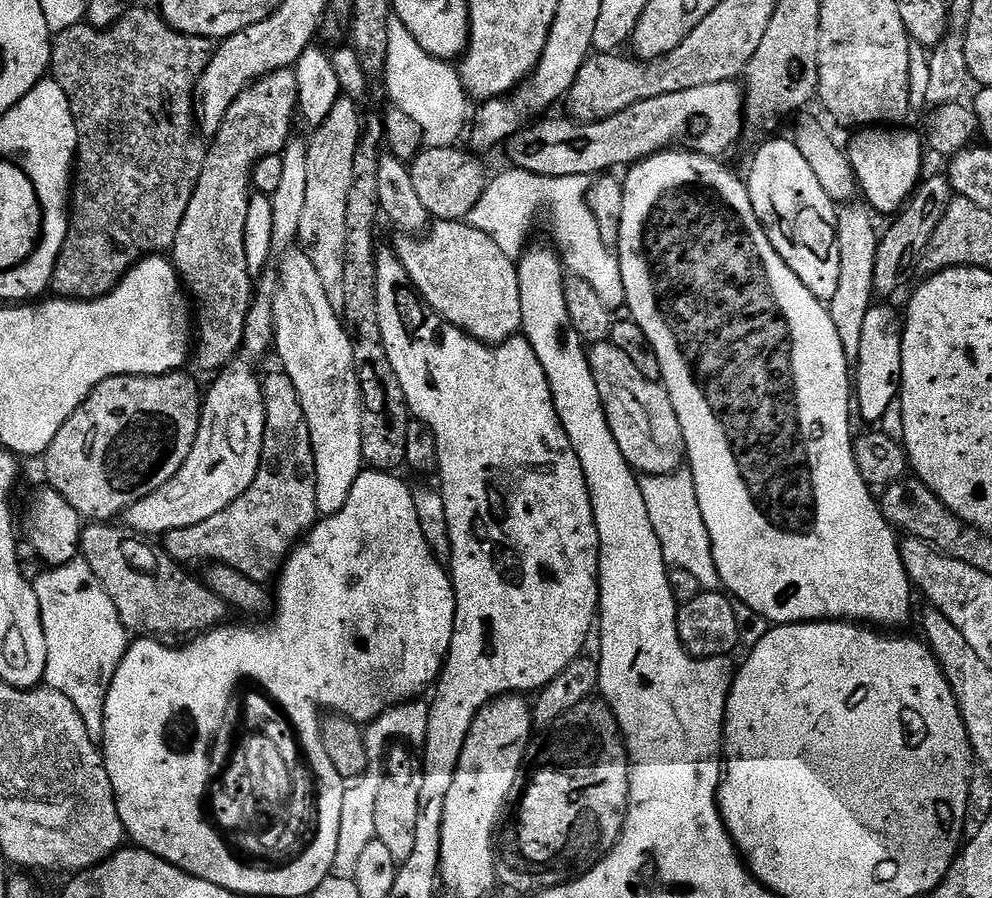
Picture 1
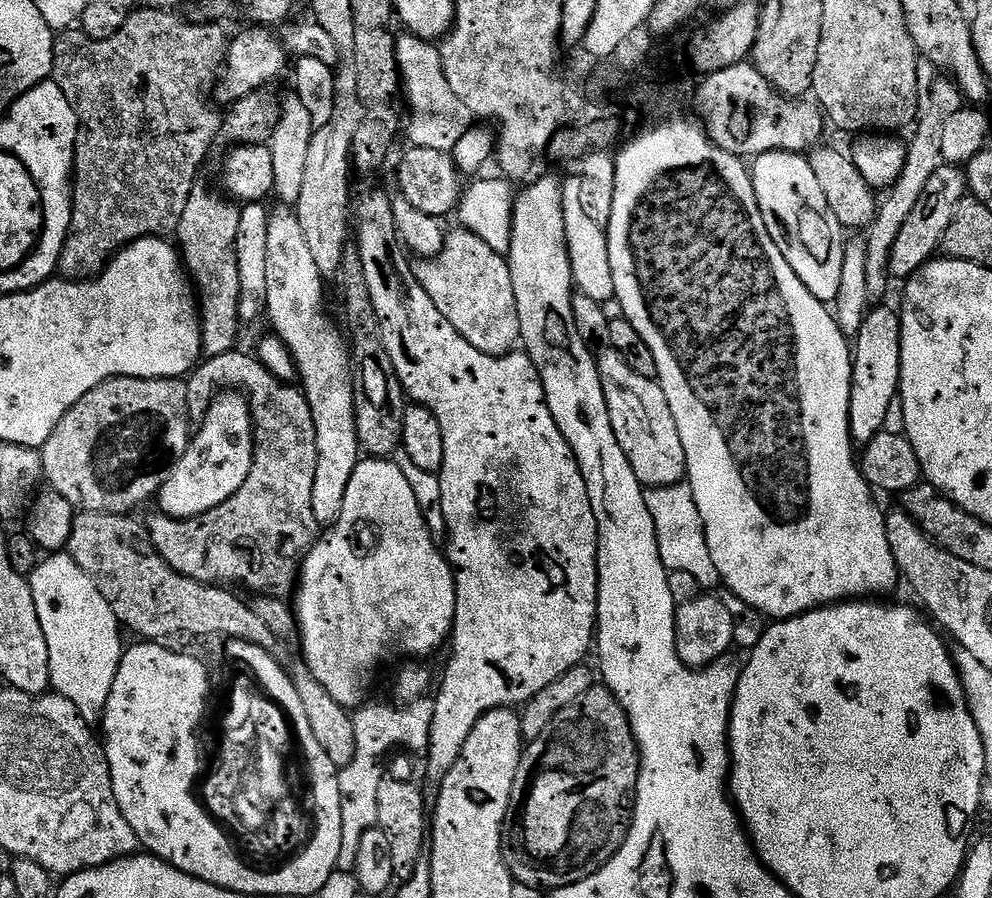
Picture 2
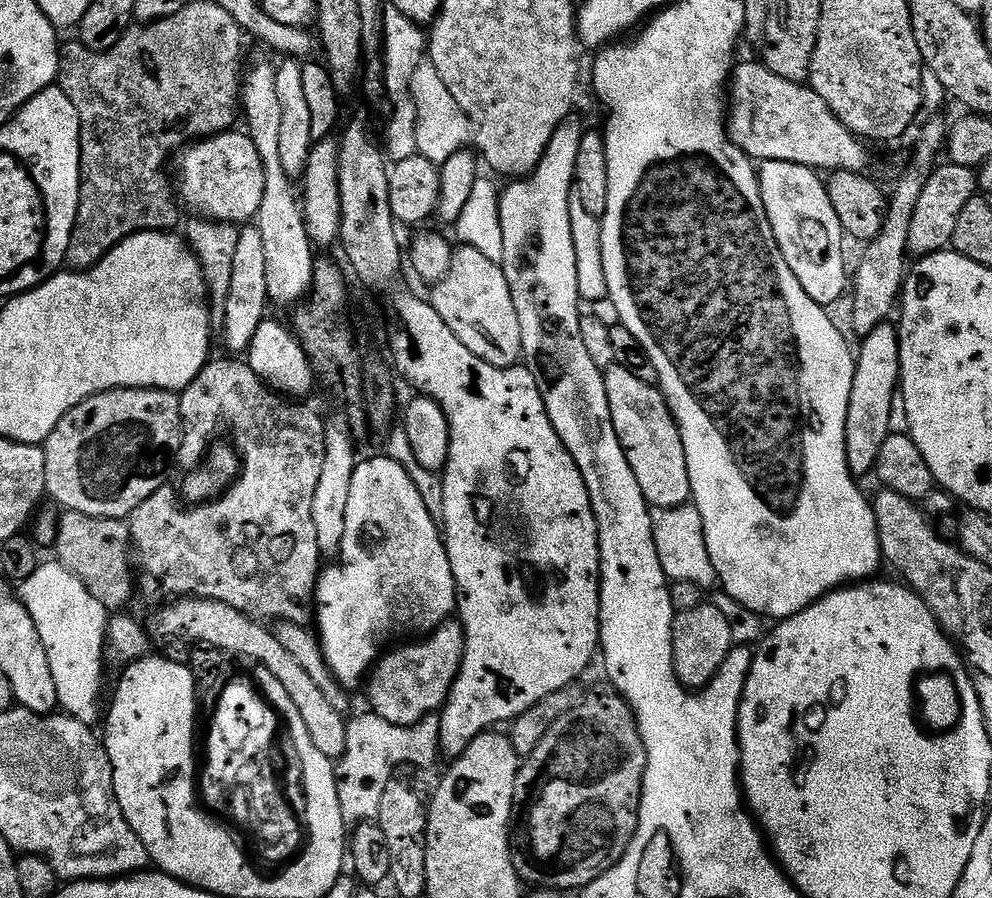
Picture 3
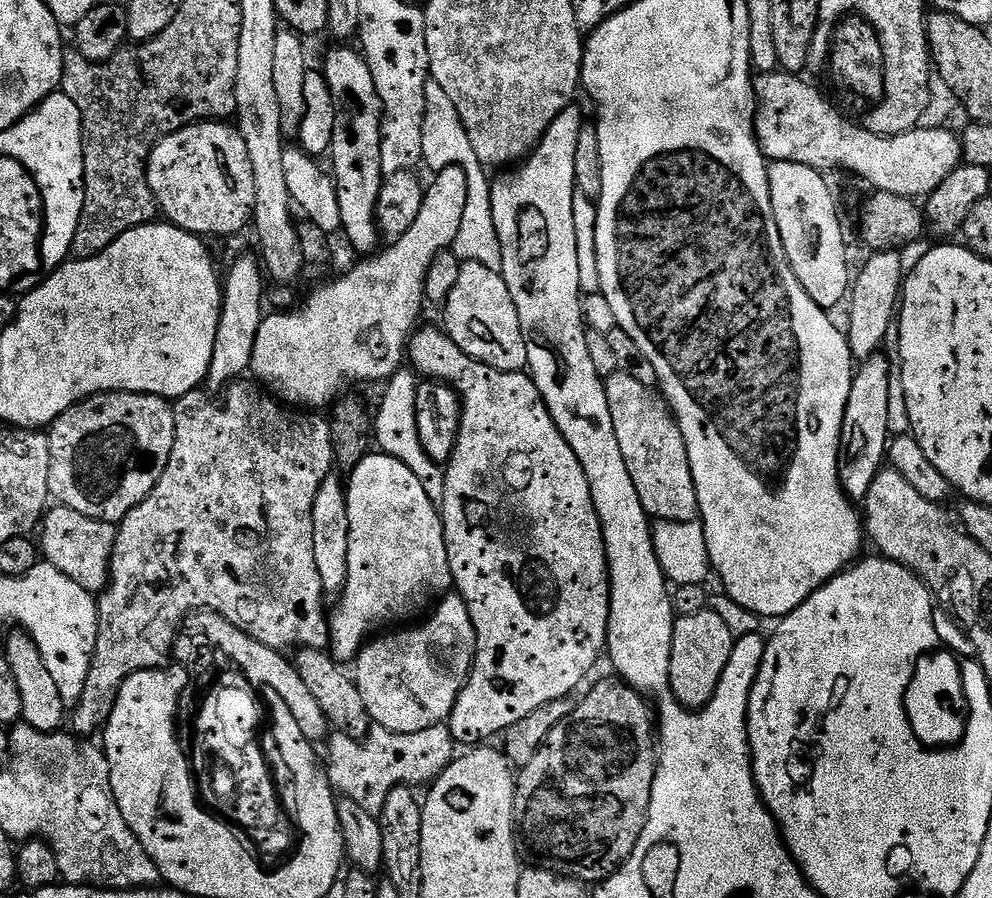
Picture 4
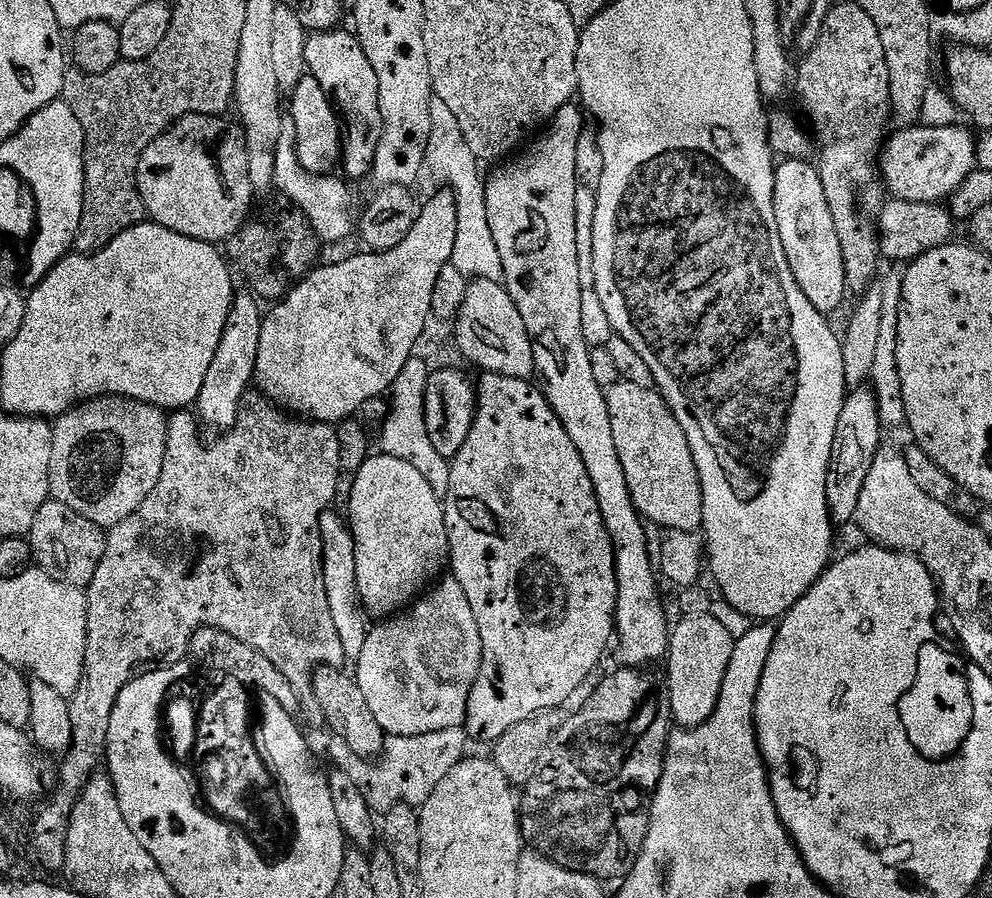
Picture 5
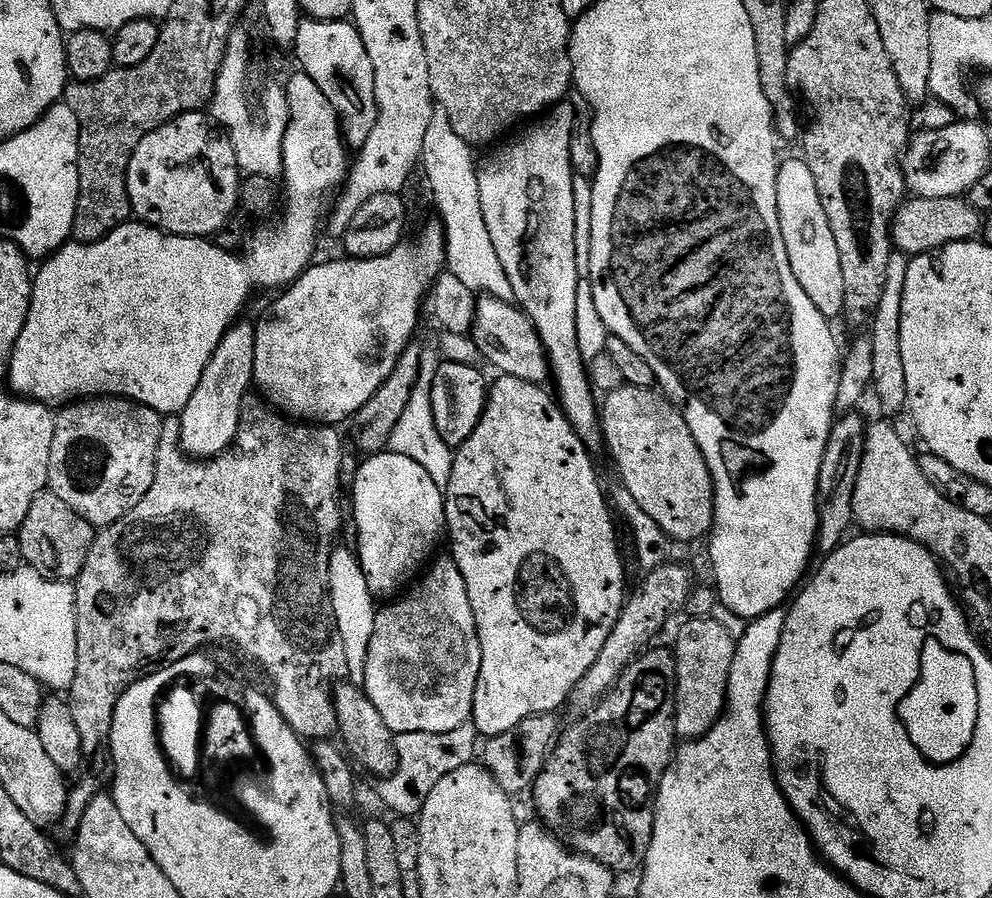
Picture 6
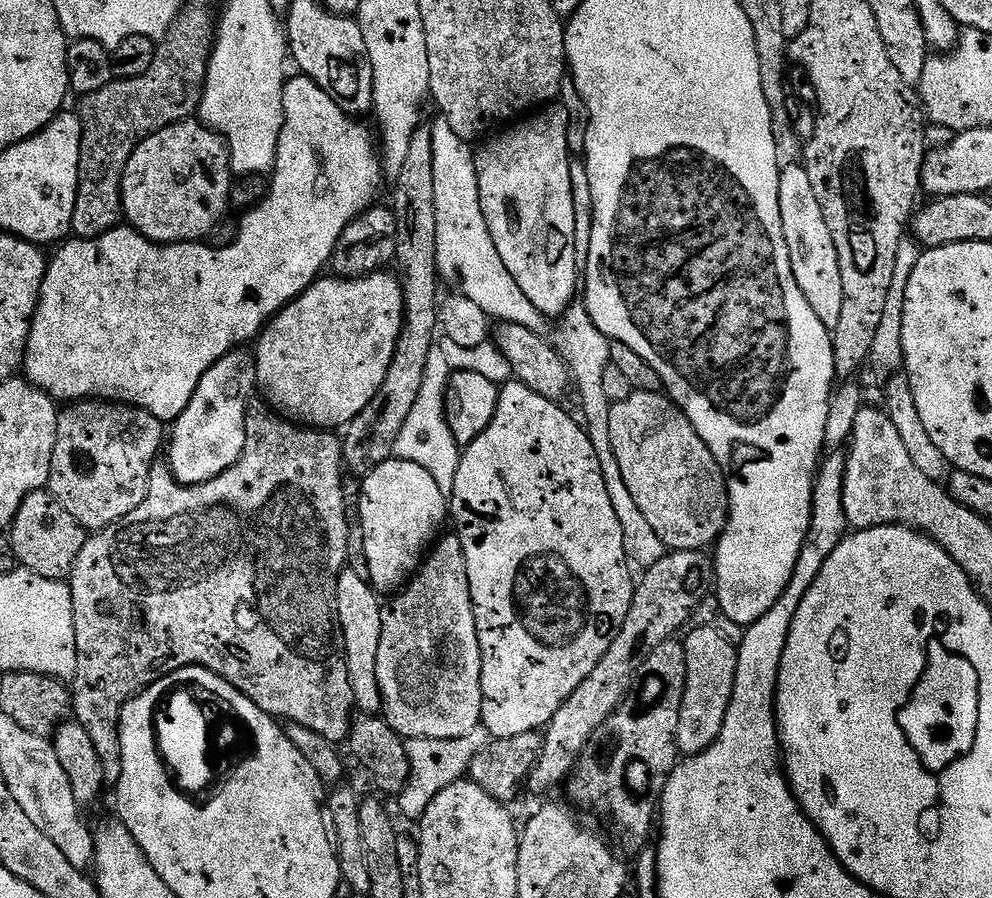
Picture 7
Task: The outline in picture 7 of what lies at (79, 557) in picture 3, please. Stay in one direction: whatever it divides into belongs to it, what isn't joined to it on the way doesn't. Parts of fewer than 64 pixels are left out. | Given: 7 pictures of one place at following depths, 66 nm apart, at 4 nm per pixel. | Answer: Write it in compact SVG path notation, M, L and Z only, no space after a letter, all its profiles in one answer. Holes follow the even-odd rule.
M51 491L31 492L22 502L10 529L10 539L17 561L27 571L42 578L64 580L71 577L72 568L82 554L86 539L86 529L76 521L74 514L58 502Z

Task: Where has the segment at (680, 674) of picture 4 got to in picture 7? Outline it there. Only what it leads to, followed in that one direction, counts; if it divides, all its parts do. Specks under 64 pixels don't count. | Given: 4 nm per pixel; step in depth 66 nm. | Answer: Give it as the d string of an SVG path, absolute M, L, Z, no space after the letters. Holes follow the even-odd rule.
M696 626L693 629L682 640L686 650L686 690L682 698L676 747L684 758L702 754L722 734L726 714L732 708L738 666L737 645L731 644L716 626Z

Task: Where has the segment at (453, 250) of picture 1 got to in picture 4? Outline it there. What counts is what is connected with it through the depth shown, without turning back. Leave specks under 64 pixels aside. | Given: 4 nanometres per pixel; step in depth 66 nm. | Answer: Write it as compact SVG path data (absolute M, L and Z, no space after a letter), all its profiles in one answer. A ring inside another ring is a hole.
M461 263L458 286L443 304L443 331L470 358L503 372L523 372L527 369L526 338L522 338L522 322L510 298L504 277L494 268L481 264Z

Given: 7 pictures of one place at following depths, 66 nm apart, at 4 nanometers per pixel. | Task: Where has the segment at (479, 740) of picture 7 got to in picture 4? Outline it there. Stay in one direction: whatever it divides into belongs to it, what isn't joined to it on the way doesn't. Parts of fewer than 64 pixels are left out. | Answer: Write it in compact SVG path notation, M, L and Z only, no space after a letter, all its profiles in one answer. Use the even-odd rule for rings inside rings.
M447 723L415 731L414 734L398 734L385 727L371 725L367 735L360 739L335 731L326 747L326 771L332 786L345 799L358 802L375 817L379 817L390 790L400 785L418 788L420 784L430 784L456 756L456 743Z

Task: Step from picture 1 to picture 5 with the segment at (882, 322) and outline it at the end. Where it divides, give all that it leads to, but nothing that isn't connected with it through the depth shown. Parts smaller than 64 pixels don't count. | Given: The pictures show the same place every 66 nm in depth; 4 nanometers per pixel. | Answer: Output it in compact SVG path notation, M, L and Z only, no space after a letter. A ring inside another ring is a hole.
M863 386L849 391L844 398L842 414L838 418L838 430L832 447L832 465L828 467L828 508L837 525L851 525L856 518L858 498L862 498L862 486L866 486L866 474L874 466L874 458L882 446L880 426L880 401L871 387Z

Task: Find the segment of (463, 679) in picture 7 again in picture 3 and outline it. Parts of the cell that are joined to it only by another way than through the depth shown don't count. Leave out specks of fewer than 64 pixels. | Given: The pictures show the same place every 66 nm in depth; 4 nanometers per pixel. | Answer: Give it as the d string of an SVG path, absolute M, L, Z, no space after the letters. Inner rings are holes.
M449 618L445 620L439 628L432 629L432 631L427 633L427 635L425 635L423 638L417 640L420 640L417 642L417 644L404 644L401 646L401 648L394 649L393 652L385 651L383 655L377 659L374 667L371 669L370 675L367 677L366 688L368 684L368 700L370 703L372 703L369 704L371 711L380 715L382 718L387 720L387 722L403 725L415 724L426 716L439 713L440 709L443 708L446 701L448 701L448 694L452 689L452 683L456 680L457 673L460 672L462 658L464 657L464 627L460 625L459 619Z

